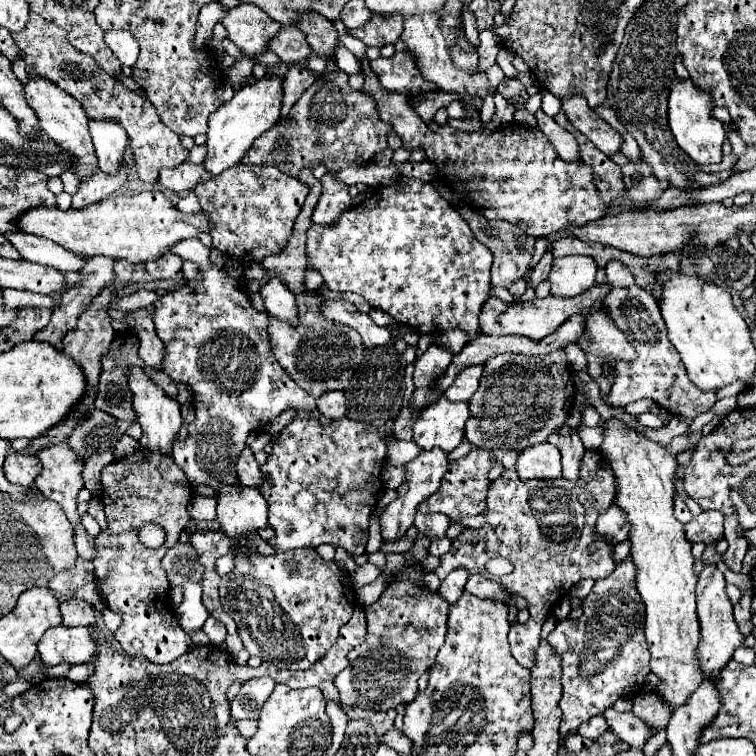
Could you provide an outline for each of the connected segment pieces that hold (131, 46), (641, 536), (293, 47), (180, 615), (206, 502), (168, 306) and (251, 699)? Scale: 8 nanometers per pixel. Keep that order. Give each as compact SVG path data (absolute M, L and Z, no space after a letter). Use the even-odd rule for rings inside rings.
M106 31L104 39L108 47L113 49L113 53L121 59L123 65L131 67L133 63L136 63L140 49L136 39L129 31Z
M737 396L726 397L718 400L709 411L702 413L692 420L689 431L675 437L669 447L661 447L645 437L641 437L635 429L627 427L619 419L609 419L605 425L605 439L601 443L601 453L607 459L607 463L613 469L613 475L617 479L617 497L615 501L621 505L621 509L627 511L629 515L629 539L631 539L631 557L633 563L639 569L637 575L637 591L641 593L641 599L645 603L645 637L649 643L651 651L651 671L659 677L657 685L657 695L671 707L671 711L679 709L685 705L689 695L701 685L703 675L701 675L701 665L697 659L697 645L701 641L701 623L697 617L697 601L695 601L695 587L697 587L697 575L695 575L695 559L691 555L691 545L683 523L675 517L673 511L673 499L675 499L675 453L683 451L689 443L689 435L700 430L709 423L716 415L725 416L737 409Z
M287 27L277 33L277 39L269 43L269 49L275 51L283 63L303 63L311 55L307 37L297 27Z
M193 581L183 583L183 601L175 609L175 617L179 619L181 627L187 631L195 631L205 623L209 613L203 607L201 583Z
M193 497L189 503L189 517L195 521L213 521L215 519L215 497Z
M187 239L185 243L175 243L173 253L193 261L199 267L199 273L193 279L189 279L183 287L167 291L155 303L157 313L153 317L153 323L157 335L165 343L163 371L173 381L183 381L193 389L193 407L195 407L195 421L189 423L189 435L185 441L173 445L171 457L185 471L189 483L213 487L215 497L219 499L221 485L239 487L235 461L239 453L247 447L247 437L251 435L251 431L265 429L269 421L273 421L287 409L295 409L299 413L311 413L315 411L315 399L307 391L297 387L285 375L281 365L275 363L267 337L269 315L257 311L251 305L249 293L243 287L243 279L237 273L227 271L225 267L213 265L209 249L199 239Z
M271 677L249 679L247 683L243 683L239 693L231 701L231 719L233 721L259 719L259 711L267 701L267 697L271 695L273 687L275 687L275 681Z

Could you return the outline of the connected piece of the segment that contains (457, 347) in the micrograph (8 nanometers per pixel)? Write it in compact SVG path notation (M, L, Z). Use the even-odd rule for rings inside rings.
M453 329L453 331L445 331L435 335L435 343L443 343L445 347L449 347L449 351L453 351L453 355L457 355L457 351L461 351L461 347L467 343L465 339L465 331L461 329Z

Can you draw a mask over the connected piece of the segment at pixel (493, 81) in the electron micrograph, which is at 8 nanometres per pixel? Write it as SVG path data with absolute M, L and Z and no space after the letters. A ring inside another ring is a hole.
M493 65L493 67L489 67L485 73L487 73L489 89L491 89L491 93L489 93L487 97L493 97L493 95L495 95L495 87L497 87L497 83L501 83L505 75L503 75L503 71L501 71L501 67L499 67L499 65Z

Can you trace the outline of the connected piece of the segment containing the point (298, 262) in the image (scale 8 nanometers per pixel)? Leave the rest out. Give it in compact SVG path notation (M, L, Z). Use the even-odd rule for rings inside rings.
M305 167L299 173L299 179L309 185L309 195L303 203L301 213L295 219L293 233L281 253L267 255L263 259L263 267L269 271L269 277L273 277L273 275L279 277L295 295L305 291L303 289L303 277L305 277L305 265L307 265L307 261L305 261L305 231L311 225L313 209L315 209L319 195L323 191L321 181L313 175L313 169Z

